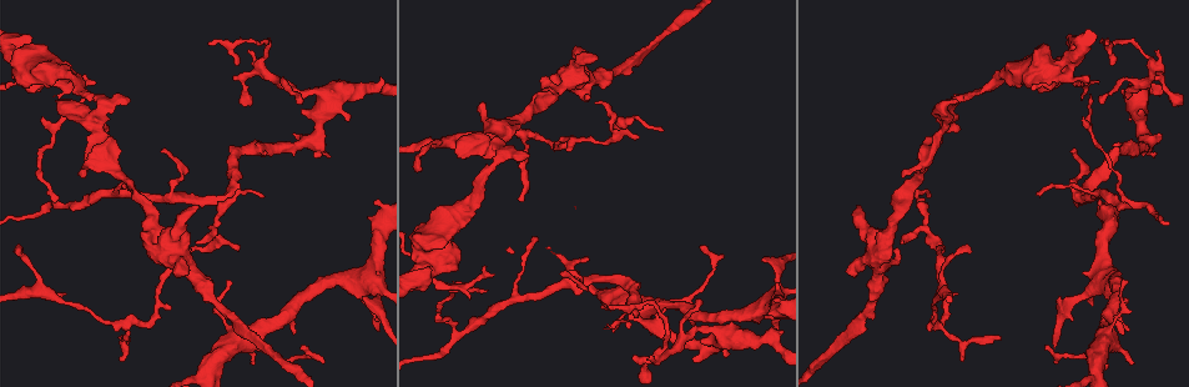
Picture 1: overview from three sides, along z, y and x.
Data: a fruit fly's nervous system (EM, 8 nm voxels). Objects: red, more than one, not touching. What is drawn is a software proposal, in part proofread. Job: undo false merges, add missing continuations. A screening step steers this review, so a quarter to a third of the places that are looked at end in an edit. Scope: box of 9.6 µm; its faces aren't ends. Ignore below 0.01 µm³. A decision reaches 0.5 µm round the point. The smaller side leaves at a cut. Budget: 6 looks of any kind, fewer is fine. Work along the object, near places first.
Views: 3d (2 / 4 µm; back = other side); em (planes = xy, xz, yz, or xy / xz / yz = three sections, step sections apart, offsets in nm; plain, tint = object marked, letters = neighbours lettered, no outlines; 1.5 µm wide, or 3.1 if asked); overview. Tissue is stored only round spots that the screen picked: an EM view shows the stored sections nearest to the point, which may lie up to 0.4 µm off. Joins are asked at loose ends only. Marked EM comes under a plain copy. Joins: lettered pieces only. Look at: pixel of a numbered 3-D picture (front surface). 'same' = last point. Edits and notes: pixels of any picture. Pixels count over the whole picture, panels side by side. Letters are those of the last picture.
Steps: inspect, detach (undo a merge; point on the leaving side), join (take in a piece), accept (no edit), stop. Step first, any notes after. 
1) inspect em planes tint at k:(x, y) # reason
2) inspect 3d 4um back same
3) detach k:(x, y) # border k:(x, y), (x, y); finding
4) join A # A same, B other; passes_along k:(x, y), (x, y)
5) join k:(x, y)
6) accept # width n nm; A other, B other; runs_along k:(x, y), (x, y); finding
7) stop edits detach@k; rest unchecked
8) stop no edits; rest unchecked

inspect 3d 4um at 1:(621, 282) # abrupt turn

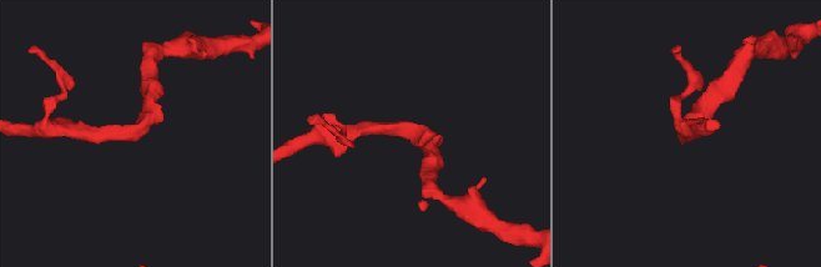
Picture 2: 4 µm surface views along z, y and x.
inspect em yz step 4 tint at 2:(411, 132) # arm_widths 190, 260 nm

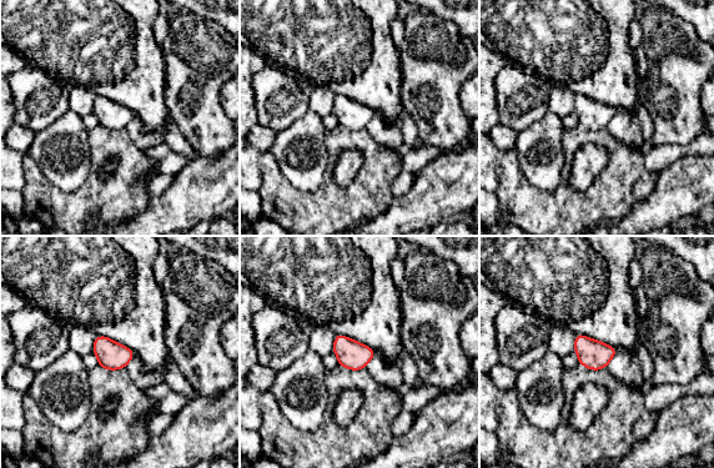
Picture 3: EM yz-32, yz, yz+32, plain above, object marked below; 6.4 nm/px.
inspect em yz step 4 letters same

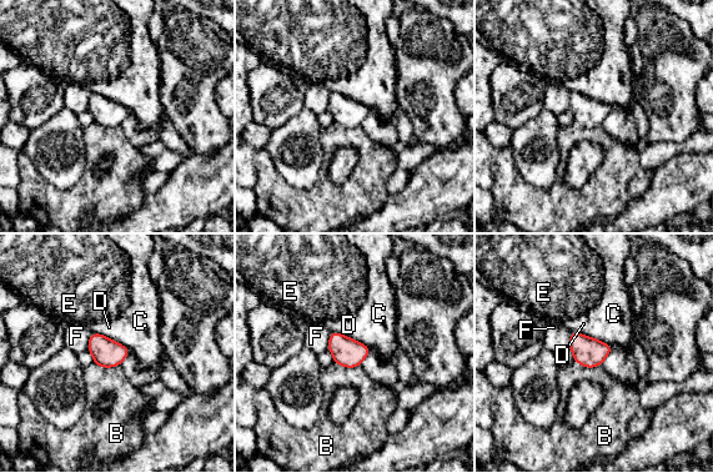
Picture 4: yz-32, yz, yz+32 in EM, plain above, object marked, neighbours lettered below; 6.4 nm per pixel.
accept # width 180 nm; B other, C other, D other, E other, F other; border 4:(94, 362), (104, 367), (120, 366); one neuron here

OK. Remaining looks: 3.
inspect 3d 2um at 1:(156, 311) # abrupt turn

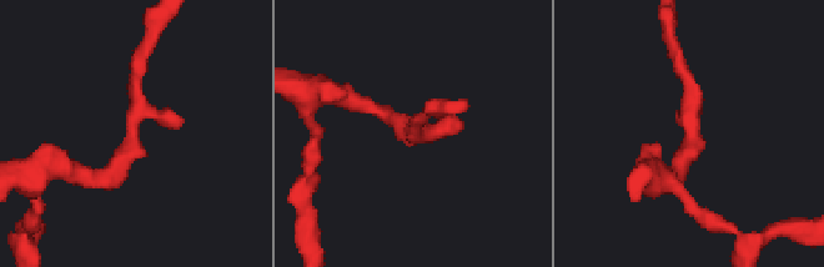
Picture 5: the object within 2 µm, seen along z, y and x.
inspect em yz step 4 tint at 5:(688, 142)

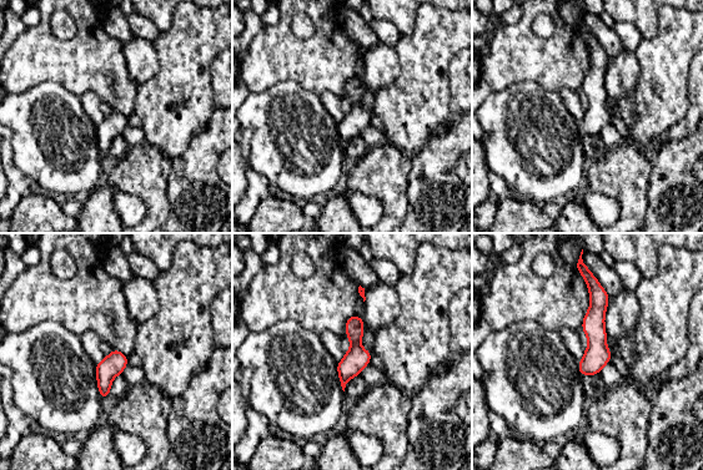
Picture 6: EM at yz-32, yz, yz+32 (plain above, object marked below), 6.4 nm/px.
inspect em planes letters same

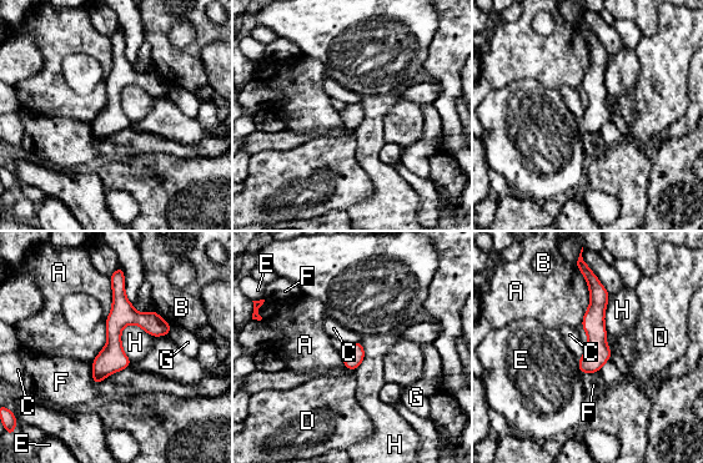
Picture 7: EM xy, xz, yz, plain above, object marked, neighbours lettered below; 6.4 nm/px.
accept # A other, B other, C other, D other, E other, F other, G other, H other; all the same neuron

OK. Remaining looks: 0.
stop no edits; rest unchecked

